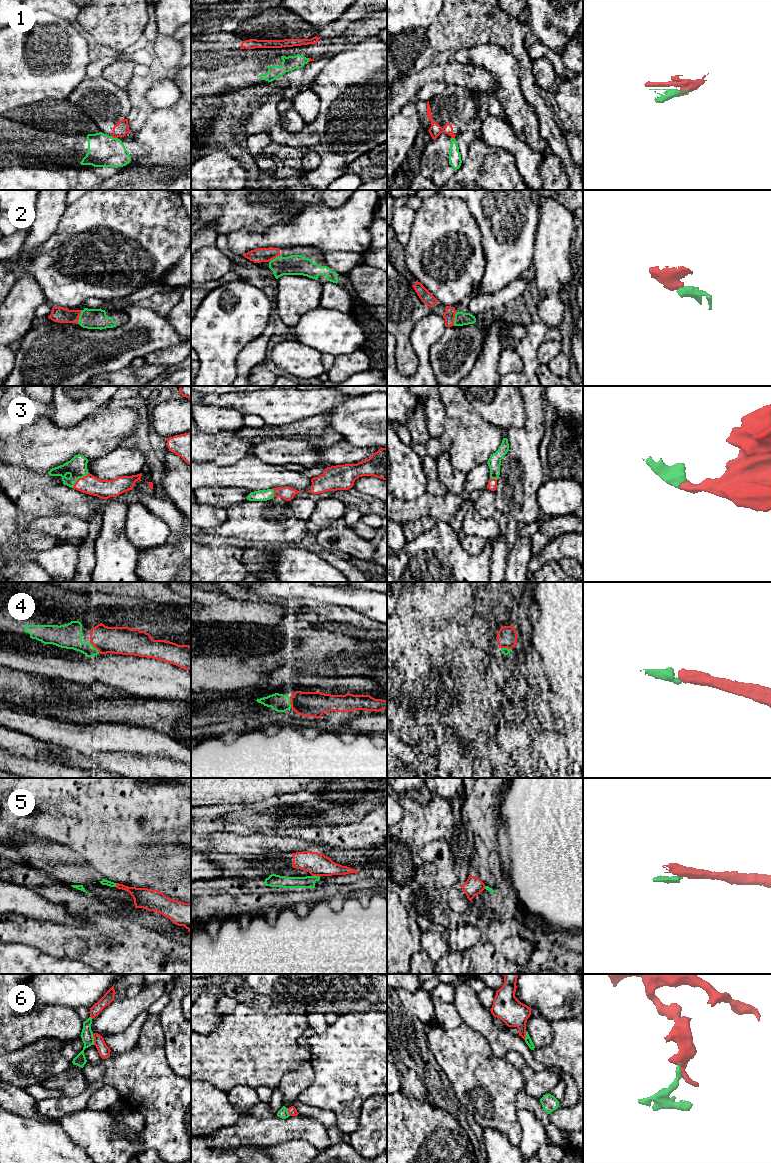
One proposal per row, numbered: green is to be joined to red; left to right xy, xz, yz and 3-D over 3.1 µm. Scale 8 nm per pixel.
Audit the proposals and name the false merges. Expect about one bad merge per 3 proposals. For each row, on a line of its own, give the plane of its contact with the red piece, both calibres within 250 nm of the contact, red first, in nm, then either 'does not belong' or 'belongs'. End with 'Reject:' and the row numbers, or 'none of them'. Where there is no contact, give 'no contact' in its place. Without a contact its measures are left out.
1: meets red in xy; 110 nm thick on the red side, 260 nm on the other; does not belong
2: meets red in yz; 90 nm thick on the red side, 100 nm on the other; belongs
3: meets red in xy; 160 nm thick on the red side, 160 nm on the other; belongs
4: meets red in xy; 220 nm thick on the red side, 200 nm on the other; belongs
5: meets red in xz; 190 nm thick on the red side, 100 nm on the other; does not belong
6: meets red in xy; 100 nm thick on the red side, 100 nm on the other; does not belong
Reject: 1, 5, 6

